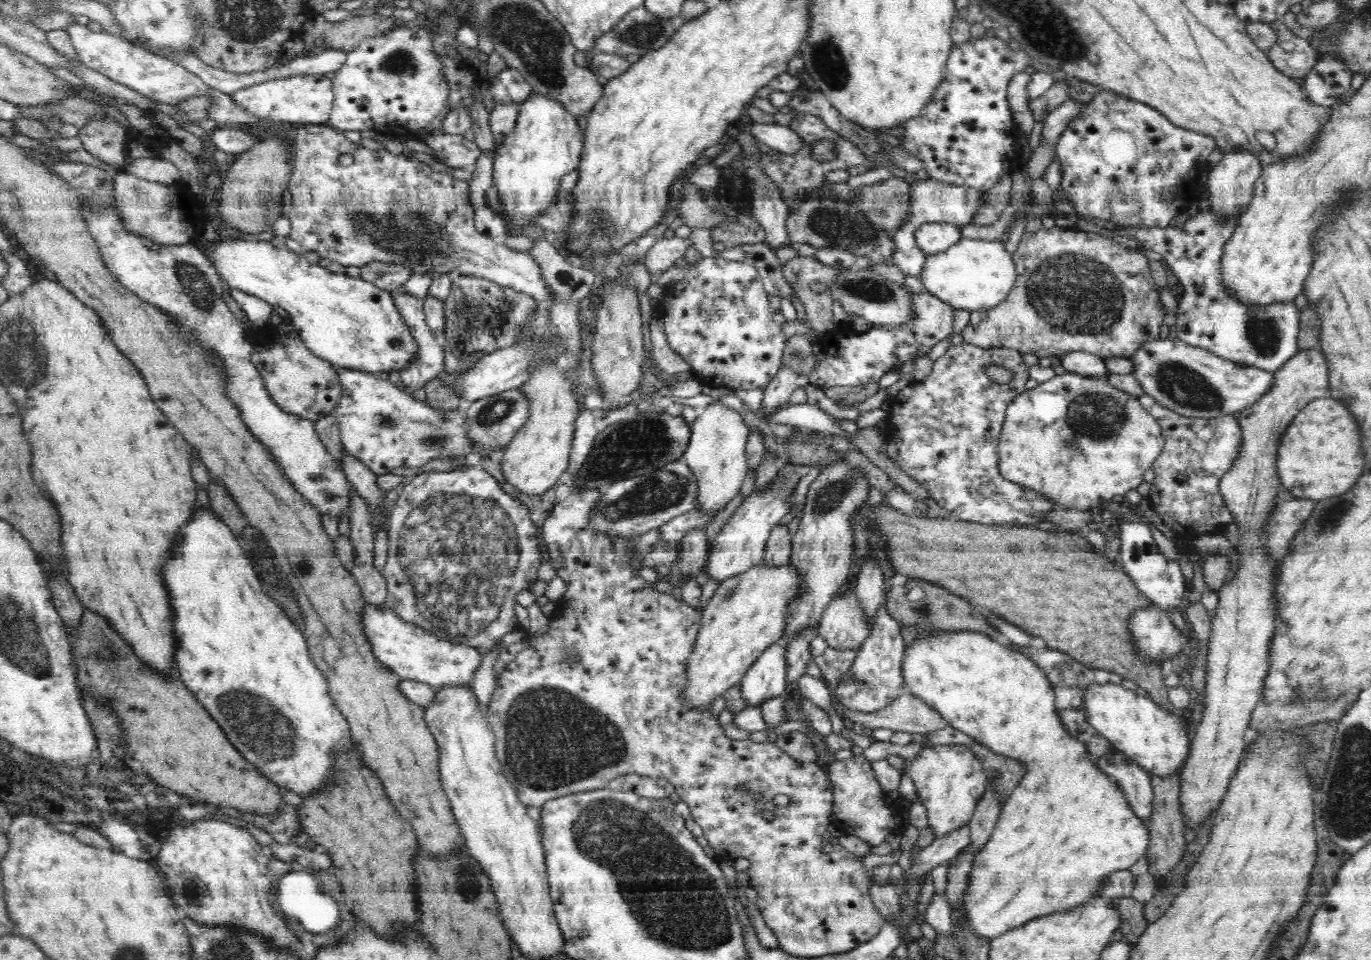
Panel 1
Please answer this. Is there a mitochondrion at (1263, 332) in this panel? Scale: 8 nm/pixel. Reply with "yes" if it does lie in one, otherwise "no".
yes

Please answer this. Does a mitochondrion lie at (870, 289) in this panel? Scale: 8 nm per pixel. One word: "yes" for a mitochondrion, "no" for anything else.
yes

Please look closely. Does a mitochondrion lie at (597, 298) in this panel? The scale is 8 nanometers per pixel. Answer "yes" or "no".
no

